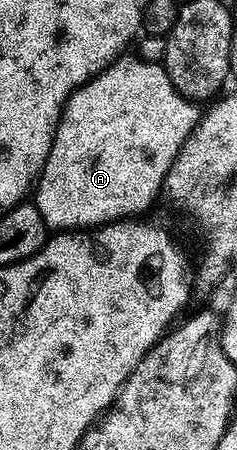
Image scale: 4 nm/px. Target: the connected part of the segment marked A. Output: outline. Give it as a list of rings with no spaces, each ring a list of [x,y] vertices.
[[[122,54],[114,60],[100,74],[90,77],[86,83],[74,90],[74,93],[66,99],[66,105],[62,108],[62,117],[54,131],[54,141],[52,150],[48,154],[48,162],[44,162],[42,175],[36,181],[36,187],[32,192],[32,202],[40,210],[44,218],[47,229],[50,230],[89,230],[100,228],[103,224],[112,224],[116,220],[137,217],[154,199],[158,196],[158,191],[163,191],[166,183],[166,175],[172,166],[174,159],[181,154],[182,147],[189,139],[200,119],[200,108],[193,100],[183,96],[174,87],[172,78],[166,73],[162,64],[157,64],[151,60],[144,60],[137,54]]]

